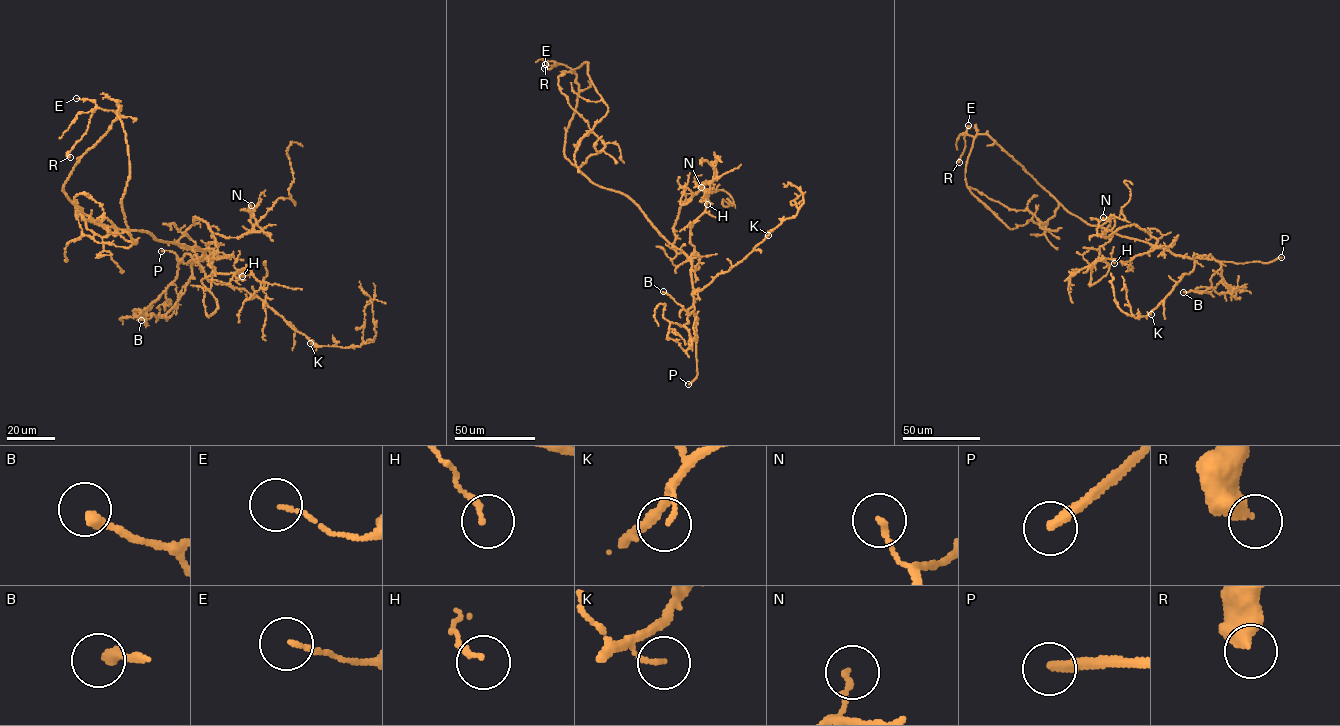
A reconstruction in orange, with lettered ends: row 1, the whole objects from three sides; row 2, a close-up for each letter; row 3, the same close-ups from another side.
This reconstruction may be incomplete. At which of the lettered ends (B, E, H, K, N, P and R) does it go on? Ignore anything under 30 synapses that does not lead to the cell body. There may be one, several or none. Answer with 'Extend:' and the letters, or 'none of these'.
Extend: P

